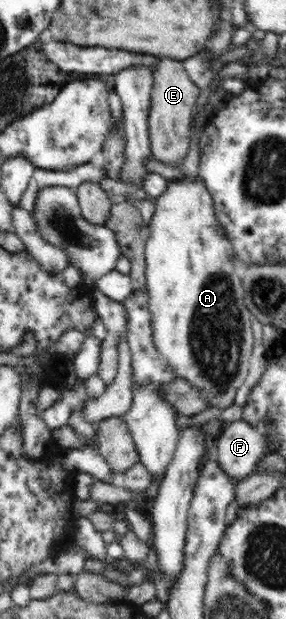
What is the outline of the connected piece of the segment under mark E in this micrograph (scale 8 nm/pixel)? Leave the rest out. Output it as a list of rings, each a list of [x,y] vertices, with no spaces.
[[[158,57],[152,67],[152,74],[153,83],[148,113],[151,155],[164,164],[177,165],[187,155],[190,146],[191,112],[195,107],[199,90],[189,79],[189,74],[179,59]]]

